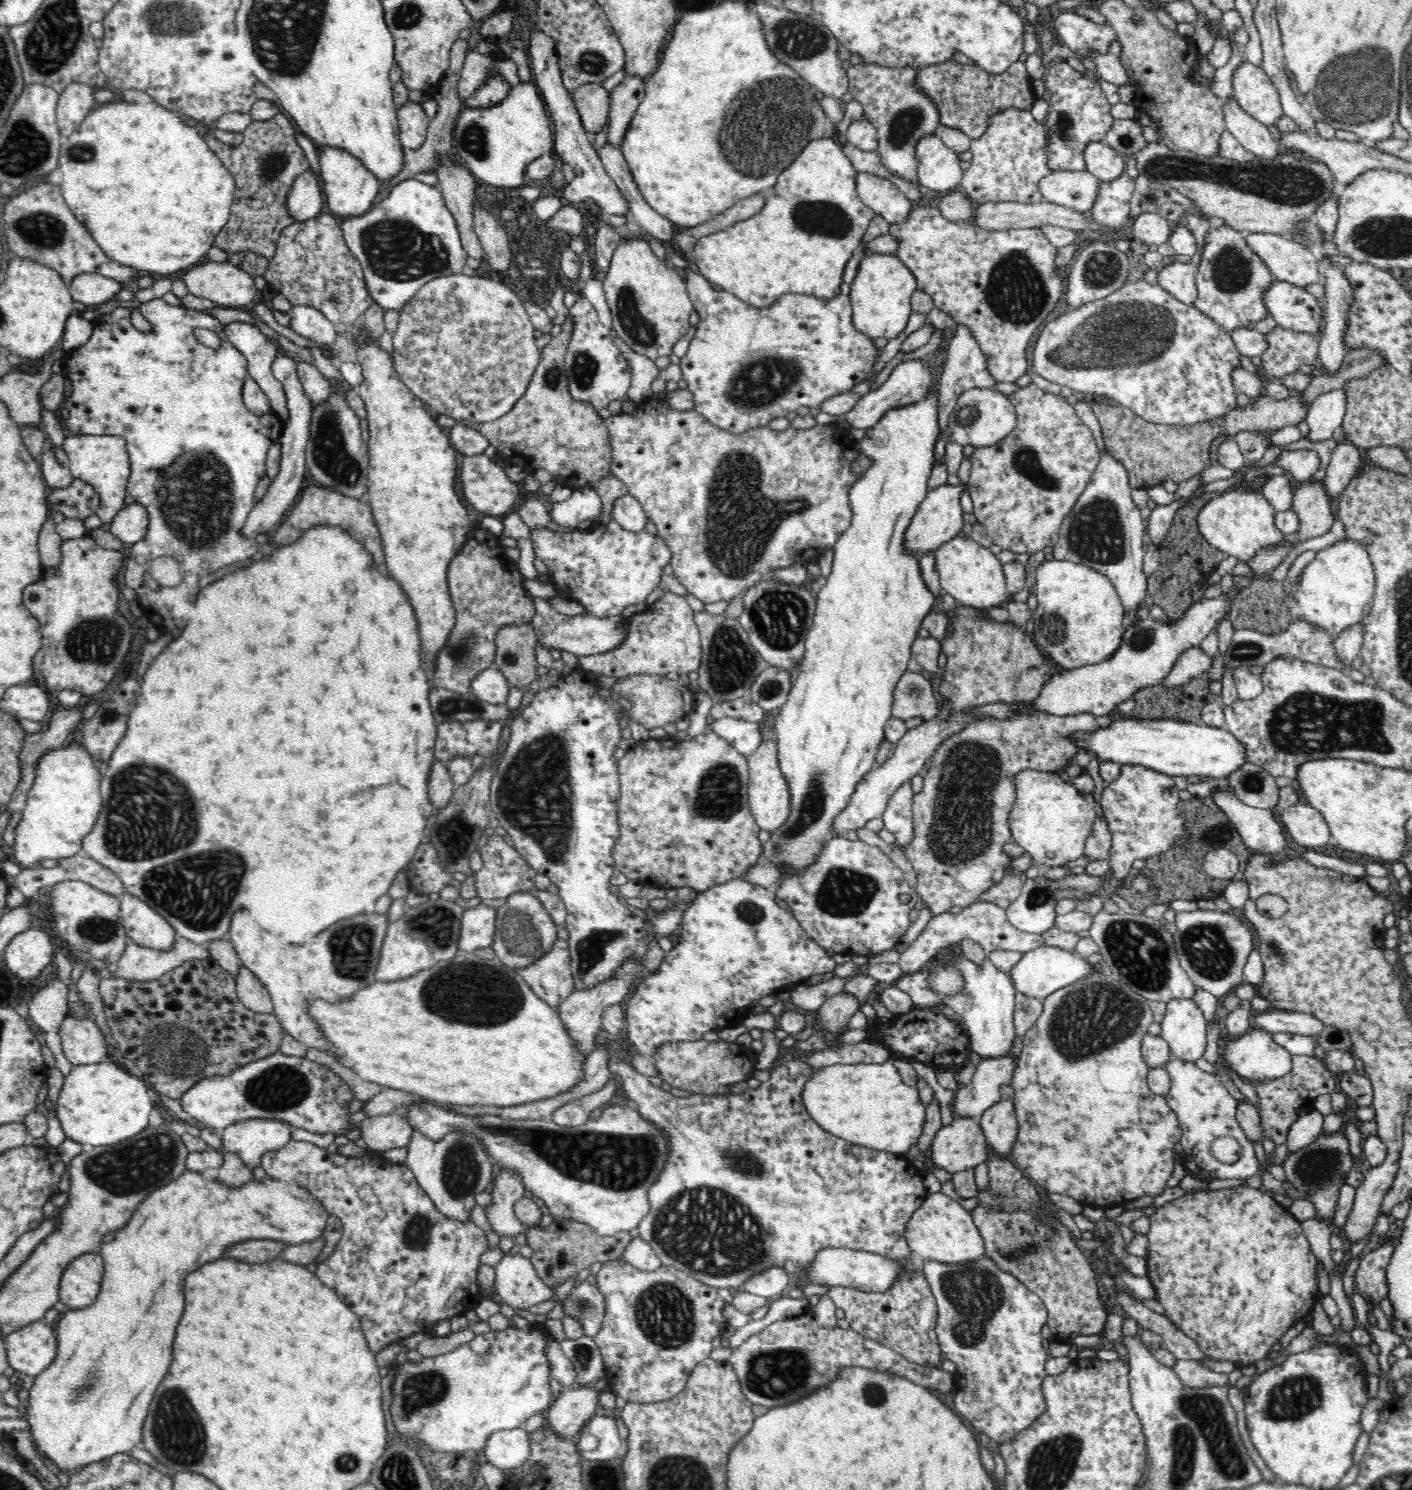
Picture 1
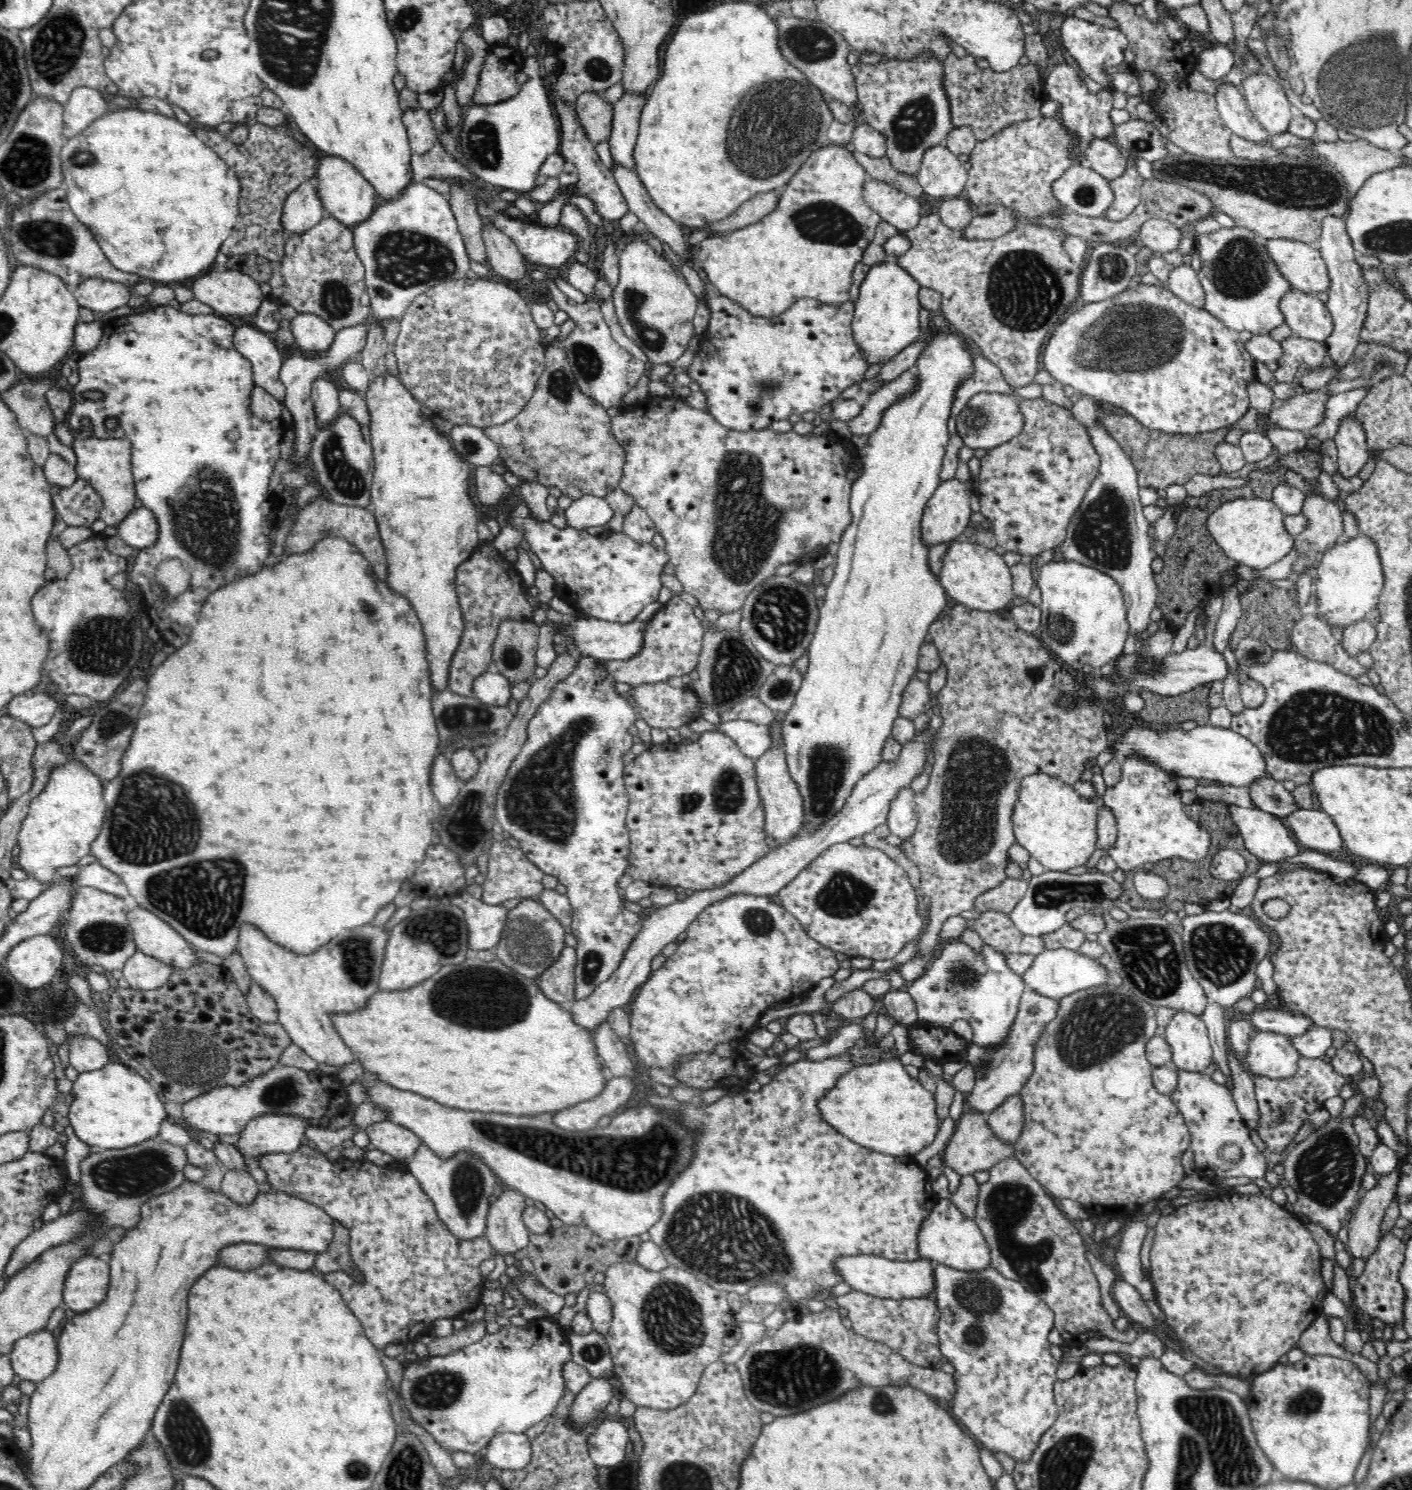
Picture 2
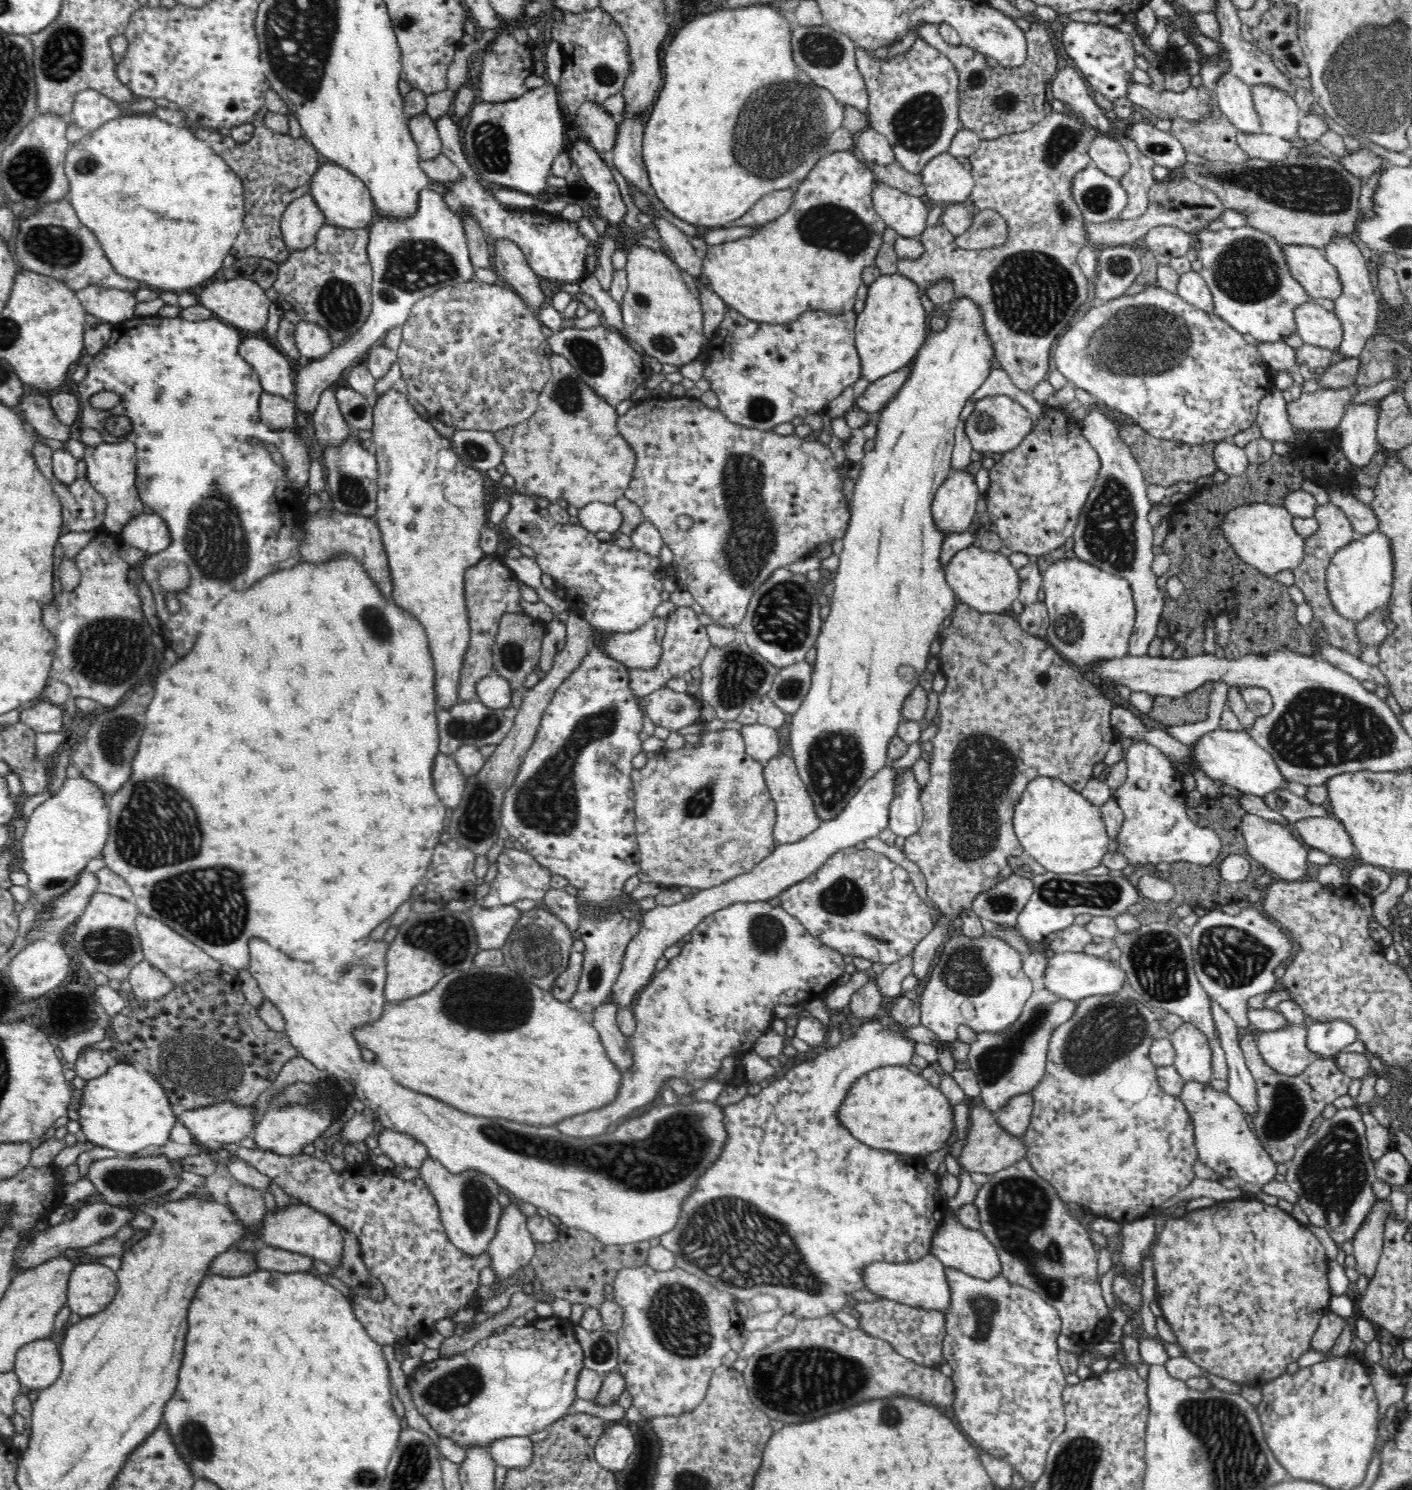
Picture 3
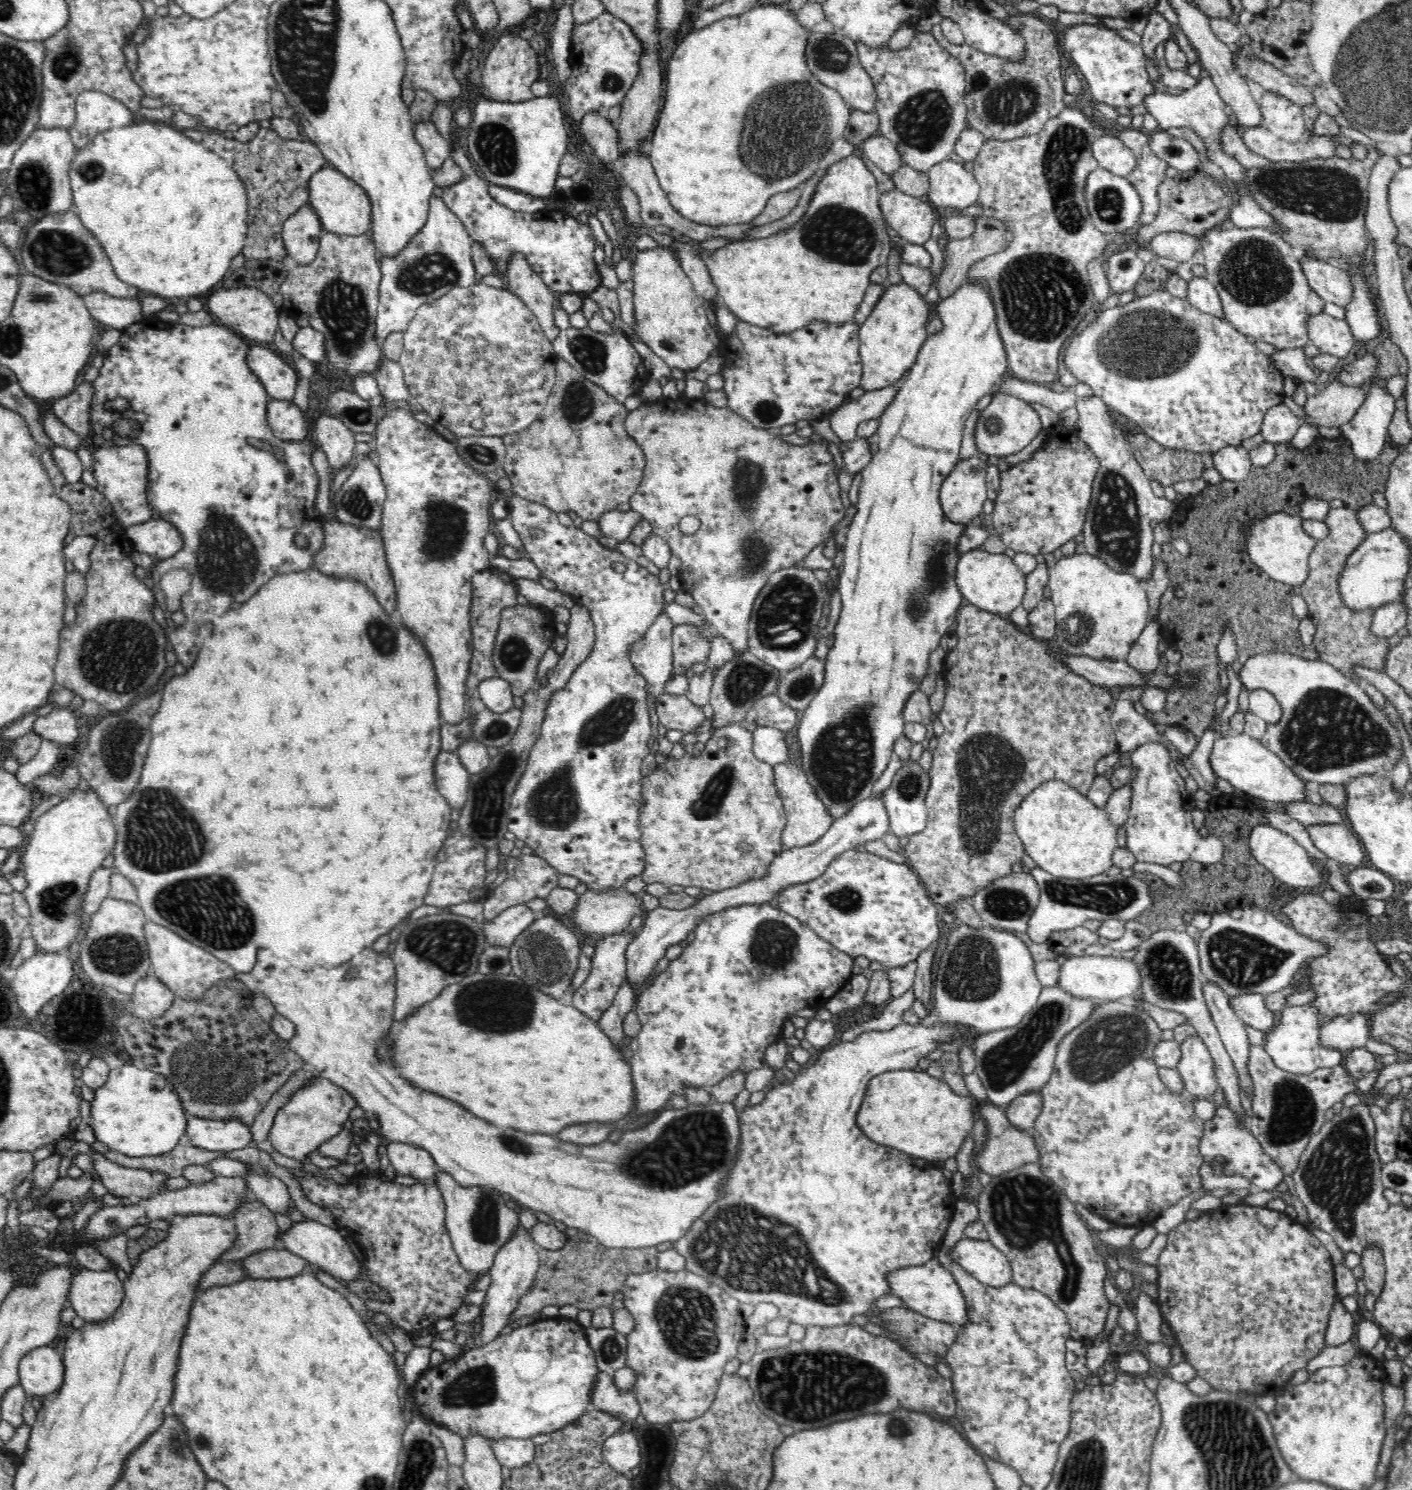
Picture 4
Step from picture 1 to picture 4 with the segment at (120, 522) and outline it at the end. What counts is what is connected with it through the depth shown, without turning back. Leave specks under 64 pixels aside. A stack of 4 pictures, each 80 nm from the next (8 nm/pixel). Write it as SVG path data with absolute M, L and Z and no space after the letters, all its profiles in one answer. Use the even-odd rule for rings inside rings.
M164 518L139 521L124 531L124 536L133 545L133 549L150 554L156 561L175 556L182 548L182 537Z

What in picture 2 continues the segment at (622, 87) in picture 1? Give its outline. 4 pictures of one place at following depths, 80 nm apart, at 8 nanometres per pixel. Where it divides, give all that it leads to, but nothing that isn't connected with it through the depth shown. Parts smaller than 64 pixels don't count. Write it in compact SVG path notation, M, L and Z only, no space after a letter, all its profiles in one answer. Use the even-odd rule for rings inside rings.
M624 93L622 98L613 107L613 124L610 134L609 150L617 164L634 170L631 160L631 150L635 137L639 132L639 116L642 106L647 102L647 95L638 96L638 93Z

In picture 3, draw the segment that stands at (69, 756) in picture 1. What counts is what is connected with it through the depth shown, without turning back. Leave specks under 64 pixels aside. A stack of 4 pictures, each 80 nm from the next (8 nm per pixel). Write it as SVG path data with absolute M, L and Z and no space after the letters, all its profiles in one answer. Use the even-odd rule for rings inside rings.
M68 778L64 788L40 804L30 813L21 840L22 870L27 874L27 886L33 894L31 902L36 910L50 906L50 902L68 892L76 878L94 858L102 857L102 846L110 834L109 810L104 794L92 780Z

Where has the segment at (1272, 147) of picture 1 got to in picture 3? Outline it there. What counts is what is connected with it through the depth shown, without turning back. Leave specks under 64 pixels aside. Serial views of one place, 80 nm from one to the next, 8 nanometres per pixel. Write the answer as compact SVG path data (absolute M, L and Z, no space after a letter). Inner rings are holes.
M1226 71L1215 87L1215 101L1222 116L1242 134L1260 134L1262 126L1254 108L1252 86L1245 84L1234 72Z

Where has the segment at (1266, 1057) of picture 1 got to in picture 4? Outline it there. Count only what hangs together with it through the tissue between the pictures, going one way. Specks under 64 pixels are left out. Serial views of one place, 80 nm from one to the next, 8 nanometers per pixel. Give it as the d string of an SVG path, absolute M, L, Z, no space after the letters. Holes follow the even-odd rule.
M1310 1005L1285 1007L1278 1016L1279 1023L1267 1031L1263 1044L1264 1051L1276 1067L1284 1072L1302 1075L1315 1072L1316 1068L1342 1065L1346 1053L1339 1052L1336 1048L1325 1048L1321 1044L1320 1030L1325 1020Z

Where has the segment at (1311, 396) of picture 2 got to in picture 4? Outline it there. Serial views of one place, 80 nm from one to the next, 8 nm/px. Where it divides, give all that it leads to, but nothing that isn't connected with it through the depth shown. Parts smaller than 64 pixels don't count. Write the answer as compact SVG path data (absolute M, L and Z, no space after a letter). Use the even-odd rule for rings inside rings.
M1331 380L1326 388L1312 398L1306 398L1304 410L1308 412L1310 425L1341 427L1354 418L1358 406L1367 396L1366 387L1344 385Z

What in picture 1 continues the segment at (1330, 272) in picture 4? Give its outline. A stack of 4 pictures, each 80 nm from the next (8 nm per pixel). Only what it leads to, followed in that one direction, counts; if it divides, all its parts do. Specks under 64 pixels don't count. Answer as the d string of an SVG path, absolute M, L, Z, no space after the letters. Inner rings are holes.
M1248 232L1244 234L1244 239L1250 245L1252 252L1256 253L1266 263L1266 267L1270 269L1273 278L1302 288L1308 284L1322 283L1324 276L1322 275L1321 262L1312 255L1310 249L1302 242L1267 232L1256 232L1256 234Z

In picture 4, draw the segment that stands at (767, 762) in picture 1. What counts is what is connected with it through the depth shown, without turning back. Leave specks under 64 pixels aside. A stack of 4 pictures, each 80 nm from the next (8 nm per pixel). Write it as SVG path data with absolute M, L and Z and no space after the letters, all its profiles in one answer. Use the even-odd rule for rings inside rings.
M780 761L772 766L771 780L774 782L778 798L782 799L784 810L785 822L779 832L782 843L788 848L802 848L816 842L820 836L824 836L824 832L835 823L835 819L830 815L822 800L816 797L814 787L807 782L806 776L802 776L802 770L794 764L784 764L784 761Z

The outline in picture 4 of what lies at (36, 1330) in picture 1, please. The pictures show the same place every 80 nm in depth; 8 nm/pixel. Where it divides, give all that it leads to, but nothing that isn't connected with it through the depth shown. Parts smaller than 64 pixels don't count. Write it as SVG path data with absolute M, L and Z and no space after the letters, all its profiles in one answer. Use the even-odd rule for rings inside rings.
M39 1345L23 1354L18 1366L19 1384L33 1397L46 1396L62 1385L64 1365L54 1347Z

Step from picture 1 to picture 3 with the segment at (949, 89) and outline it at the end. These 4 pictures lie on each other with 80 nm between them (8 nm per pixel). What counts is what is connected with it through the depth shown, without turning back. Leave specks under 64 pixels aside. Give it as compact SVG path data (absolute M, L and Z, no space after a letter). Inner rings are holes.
M1034 22L1029 29L1024 30L1027 40L1026 62L1023 66L1012 69L987 67L983 54L969 51L962 44L949 44L940 35L938 27L925 24L920 29L920 36L954 64L959 76L958 108L963 129L976 132L982 141L994 140L1002 134L1025 132L1052 112L1049 106L1054 96L1051 96L1049 87L1054 79L1054 72L1058 71L1058 58L1050 41L1047 24Z

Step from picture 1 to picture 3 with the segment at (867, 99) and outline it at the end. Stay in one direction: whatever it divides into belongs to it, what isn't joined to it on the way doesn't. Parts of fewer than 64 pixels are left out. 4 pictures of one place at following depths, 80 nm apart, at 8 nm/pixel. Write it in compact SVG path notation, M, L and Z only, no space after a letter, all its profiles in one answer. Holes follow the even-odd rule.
M918 37L911 50L898 54L894 58L876 58L872 51L862 48L855 50L855 60L863 80L866 82L868 108L866 110L870 128L885 136L892 145L894 158L899 166L913 173L922 172L932 156L940 152L949 152L954 135L963 129L959 120L959 76L954 64L944 53L939 52L927 40Z

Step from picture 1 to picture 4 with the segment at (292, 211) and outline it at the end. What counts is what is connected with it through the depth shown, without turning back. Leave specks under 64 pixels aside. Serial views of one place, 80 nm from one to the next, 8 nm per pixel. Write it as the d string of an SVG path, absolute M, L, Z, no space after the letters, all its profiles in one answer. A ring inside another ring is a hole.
M310 202L300 206L282 226L286 254L299 263L309 263L319 248L319 235L323 230Z

